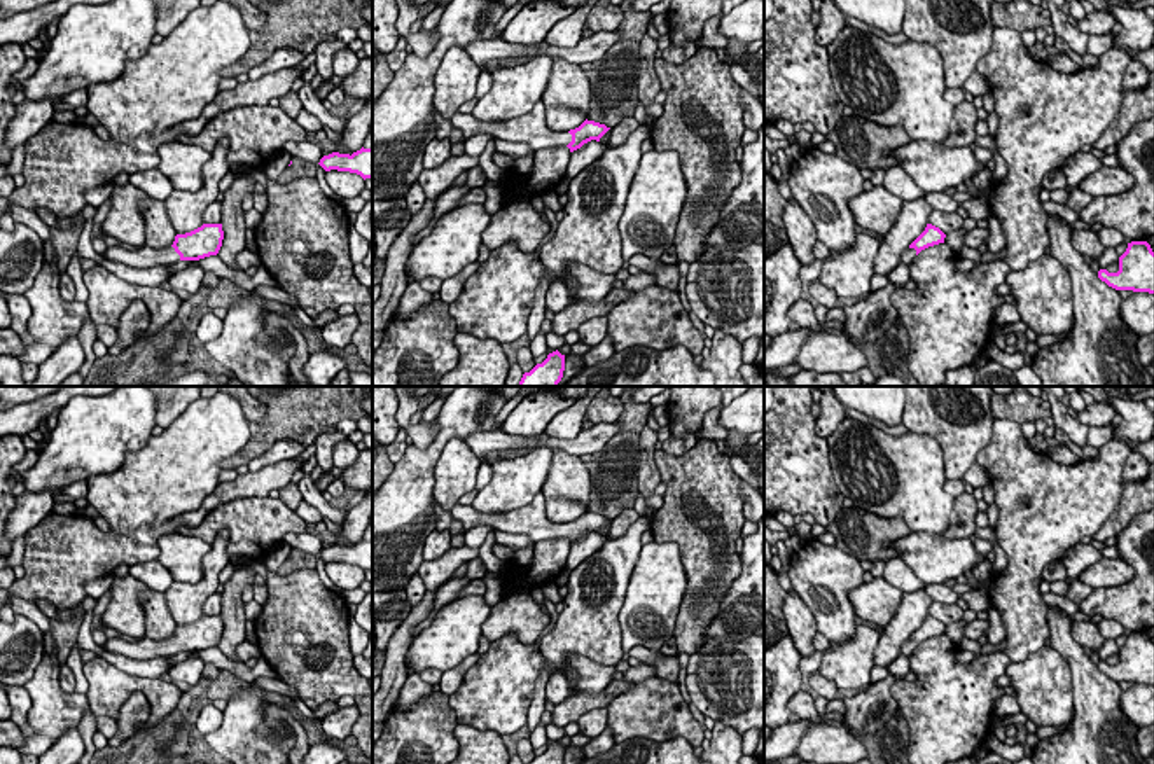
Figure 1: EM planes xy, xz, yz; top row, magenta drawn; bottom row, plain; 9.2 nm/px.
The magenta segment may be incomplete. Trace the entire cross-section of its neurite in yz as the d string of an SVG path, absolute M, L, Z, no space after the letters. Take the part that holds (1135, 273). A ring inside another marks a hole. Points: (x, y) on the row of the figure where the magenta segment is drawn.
M1147 241L1128 243L1119 257L1119 271L1098 271L1098 278L1116 290L1154 294L1154 252Z

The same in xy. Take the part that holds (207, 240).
M203 224L201 227L177 234L171 247L126 250L121 247L107 247L103 257L112 262L121 262L131 267L166 266L178 260L199 260L217 255L224 240L222 224Z

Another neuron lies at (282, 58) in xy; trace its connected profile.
M276 49L266 61L250 68L248 80L257 80L268 73L297 66L306 56L297 49Z

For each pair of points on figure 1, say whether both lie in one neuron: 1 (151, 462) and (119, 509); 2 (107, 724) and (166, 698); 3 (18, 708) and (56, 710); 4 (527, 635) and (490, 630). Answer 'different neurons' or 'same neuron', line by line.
1: same neuron
2: different neurons
3: different neurons
4: same neuron

